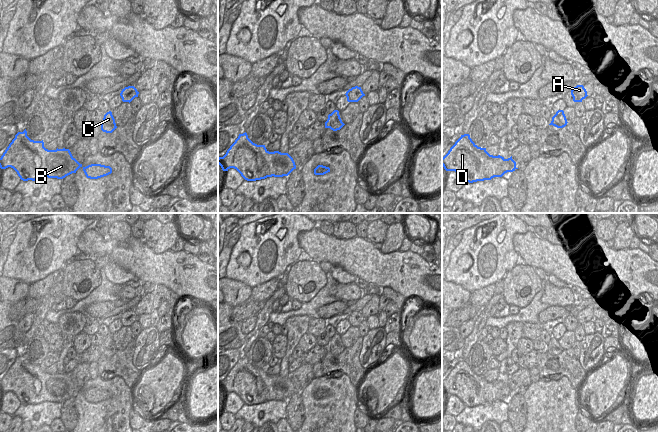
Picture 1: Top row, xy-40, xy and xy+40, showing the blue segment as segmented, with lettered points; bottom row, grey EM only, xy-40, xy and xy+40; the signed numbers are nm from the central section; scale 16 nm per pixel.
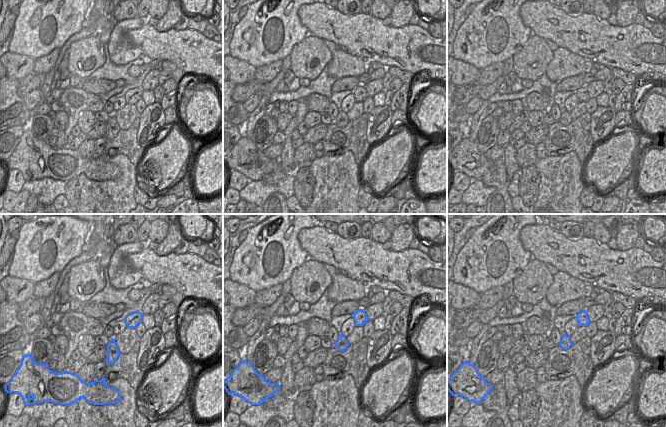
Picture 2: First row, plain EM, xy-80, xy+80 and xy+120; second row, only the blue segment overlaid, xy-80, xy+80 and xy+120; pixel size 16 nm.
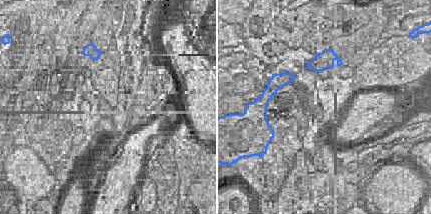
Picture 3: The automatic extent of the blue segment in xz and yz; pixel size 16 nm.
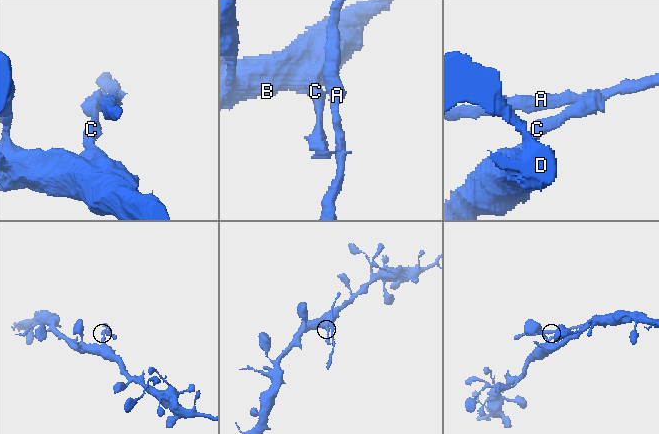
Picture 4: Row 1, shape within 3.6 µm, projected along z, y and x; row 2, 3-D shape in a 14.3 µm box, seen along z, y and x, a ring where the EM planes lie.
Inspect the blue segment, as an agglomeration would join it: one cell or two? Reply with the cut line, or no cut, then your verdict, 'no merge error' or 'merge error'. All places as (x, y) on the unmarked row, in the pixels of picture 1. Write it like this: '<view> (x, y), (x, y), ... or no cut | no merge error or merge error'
xy-40 (102, 345), (104, 349), (113, 348), (116, 351) | merge error

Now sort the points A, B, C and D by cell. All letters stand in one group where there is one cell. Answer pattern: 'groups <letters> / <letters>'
groups A C / B D

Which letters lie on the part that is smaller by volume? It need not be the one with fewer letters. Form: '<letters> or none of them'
A, C

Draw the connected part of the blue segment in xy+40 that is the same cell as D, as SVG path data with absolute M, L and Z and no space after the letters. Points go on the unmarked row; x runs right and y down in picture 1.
M469 358L461 359L455 366L442 382L442 390L446 395L457 396L469 407L502 401L518 393L512 380L505 383L500 379L490 379L486 372L478 371Z

